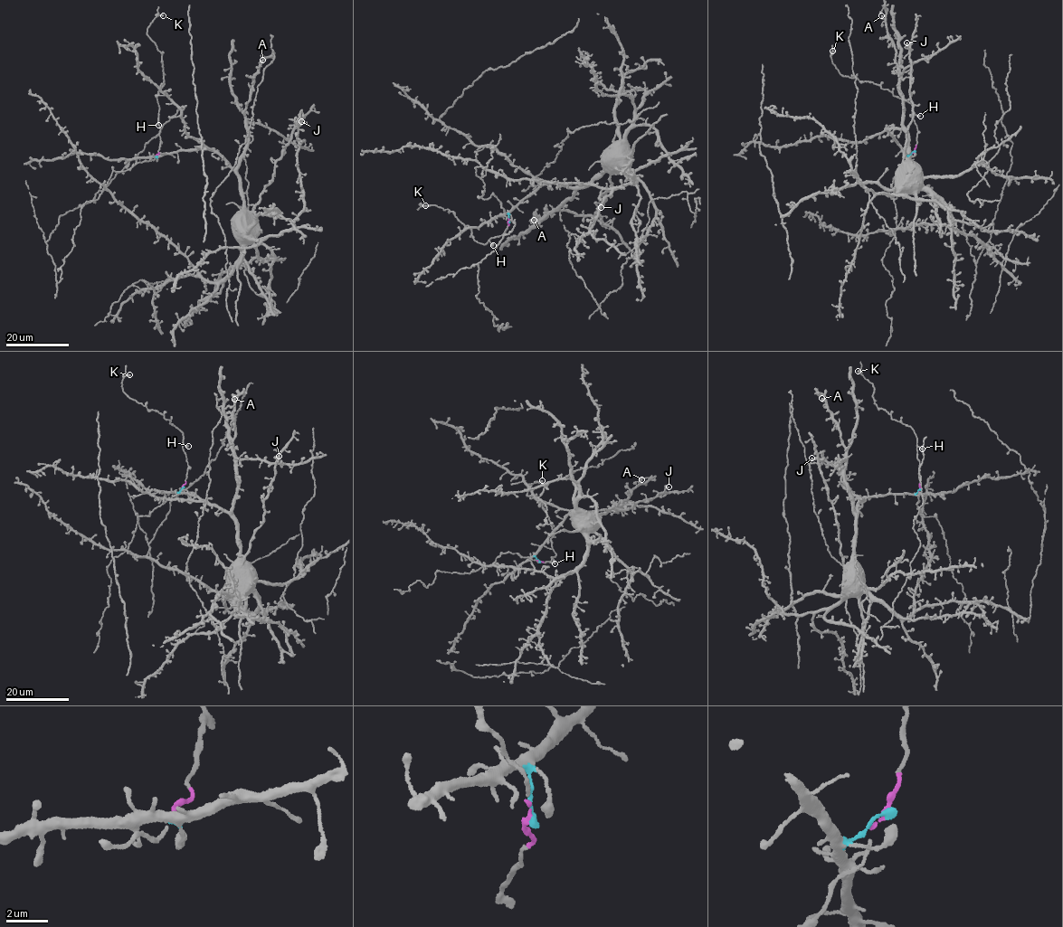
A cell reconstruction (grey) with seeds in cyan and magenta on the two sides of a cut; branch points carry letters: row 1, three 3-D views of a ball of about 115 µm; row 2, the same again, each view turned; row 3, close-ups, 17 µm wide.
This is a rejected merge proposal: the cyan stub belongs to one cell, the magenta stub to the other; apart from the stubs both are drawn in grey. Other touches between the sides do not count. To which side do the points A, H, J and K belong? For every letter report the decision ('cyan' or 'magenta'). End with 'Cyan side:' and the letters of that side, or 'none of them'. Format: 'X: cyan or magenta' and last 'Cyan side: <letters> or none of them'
A: cyan
H: magenta
J: cyan
K: magenta
Cyan side: A, J

